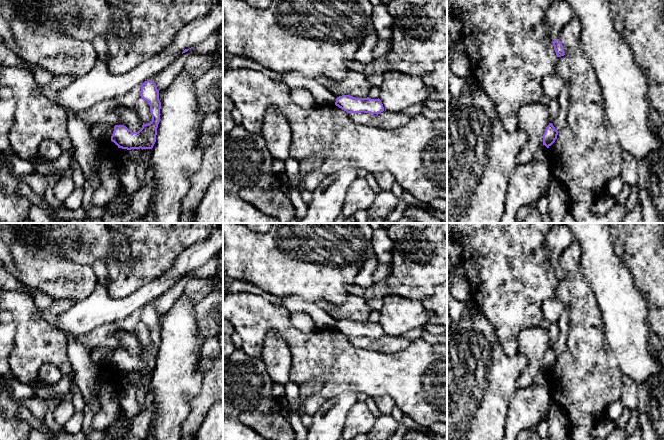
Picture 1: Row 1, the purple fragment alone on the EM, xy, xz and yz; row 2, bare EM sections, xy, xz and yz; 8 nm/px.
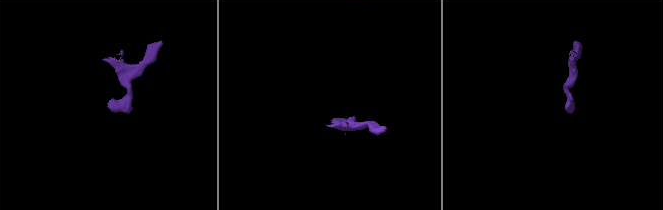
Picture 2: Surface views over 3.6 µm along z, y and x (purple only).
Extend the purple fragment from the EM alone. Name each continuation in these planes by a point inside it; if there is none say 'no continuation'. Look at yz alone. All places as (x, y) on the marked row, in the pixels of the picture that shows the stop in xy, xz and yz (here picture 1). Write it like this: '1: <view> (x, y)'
1: yz (559, 14)

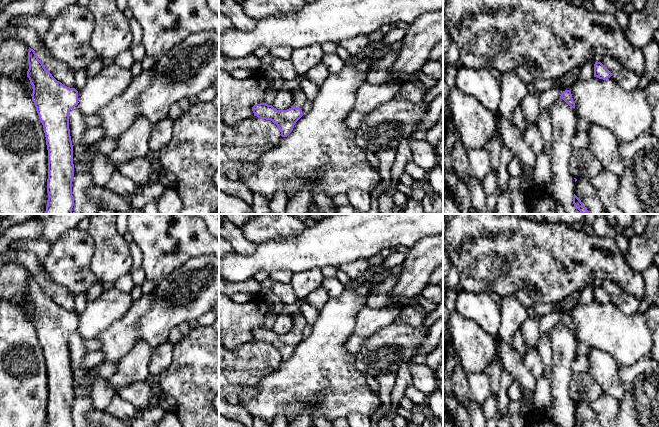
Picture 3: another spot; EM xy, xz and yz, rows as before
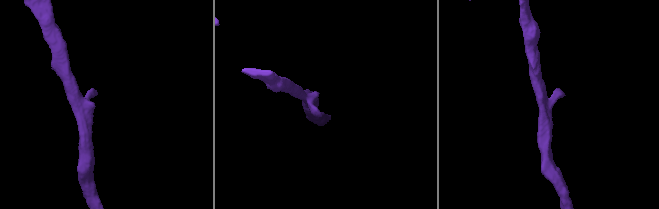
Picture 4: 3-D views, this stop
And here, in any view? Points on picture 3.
1: xz (299, 97)

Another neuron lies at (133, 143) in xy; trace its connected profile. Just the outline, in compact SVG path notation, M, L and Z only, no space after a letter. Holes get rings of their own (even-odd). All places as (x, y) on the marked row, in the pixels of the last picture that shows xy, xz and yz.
M136 117L131 126L116 141L115 149L108 155L117 168L133 159L151 156L149 139L155 123L144 117Z

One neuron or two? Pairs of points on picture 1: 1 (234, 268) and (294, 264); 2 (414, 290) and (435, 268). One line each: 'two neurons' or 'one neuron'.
1: one neuron
2: one neuron

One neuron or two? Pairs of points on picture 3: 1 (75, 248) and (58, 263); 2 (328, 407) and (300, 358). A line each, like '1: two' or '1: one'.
1: one
2: one

